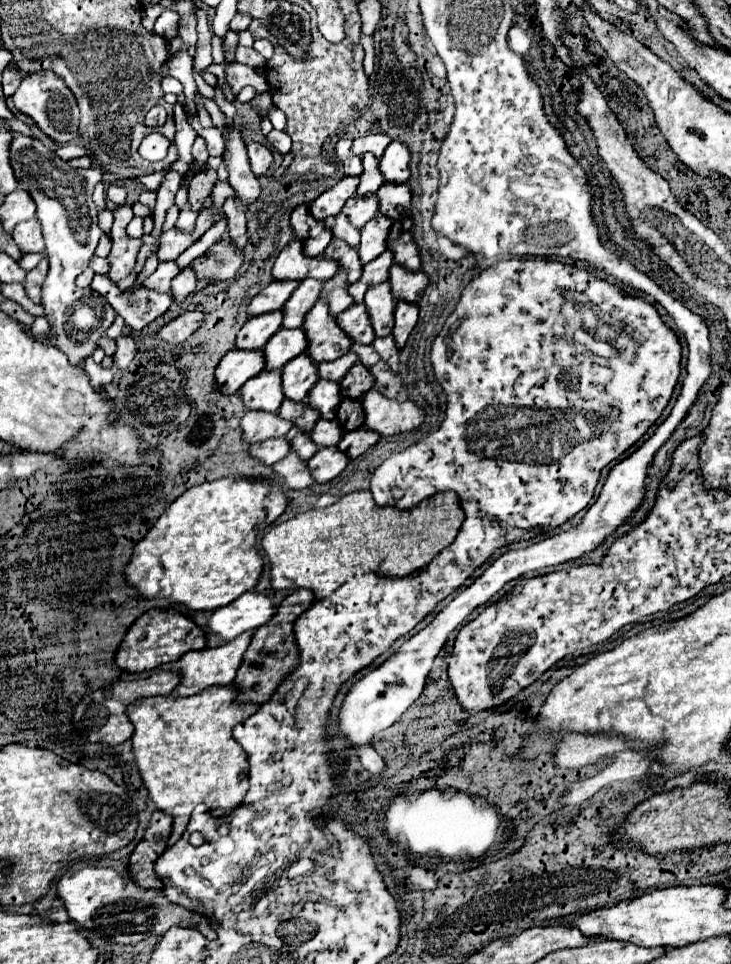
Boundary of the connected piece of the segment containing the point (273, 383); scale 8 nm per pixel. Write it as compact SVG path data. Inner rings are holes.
M261 371L251 381L247 381L239 393L245 409L275 413L285 399L281 391L281 371Z

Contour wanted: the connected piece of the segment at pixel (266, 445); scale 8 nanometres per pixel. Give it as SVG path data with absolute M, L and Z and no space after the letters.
M283 437L255 443L255 445L251 445L251 449L249 449L249 455L251 455L253 459L261 461L263 465L273 465L273 463L281 461L287 453L289 453L289 443L287 443Z

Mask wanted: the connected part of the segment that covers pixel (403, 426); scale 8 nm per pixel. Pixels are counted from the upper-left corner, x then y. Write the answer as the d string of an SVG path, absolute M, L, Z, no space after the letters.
M371 389L361 399L365 423L363 427L379 433L381 437L389 437L395 433L411 431L419 427L425 419L423 409L419 409L413 401L395 401L383 397L379 391Z

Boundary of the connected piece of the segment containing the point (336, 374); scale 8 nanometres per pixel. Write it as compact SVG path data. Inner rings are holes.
M345 353L343 357L335 359L335 361L323 361L317 365L317 375L319 379L327 379L327 381L341 381L345 377L345 373L357 363L357 355L355 353Z

